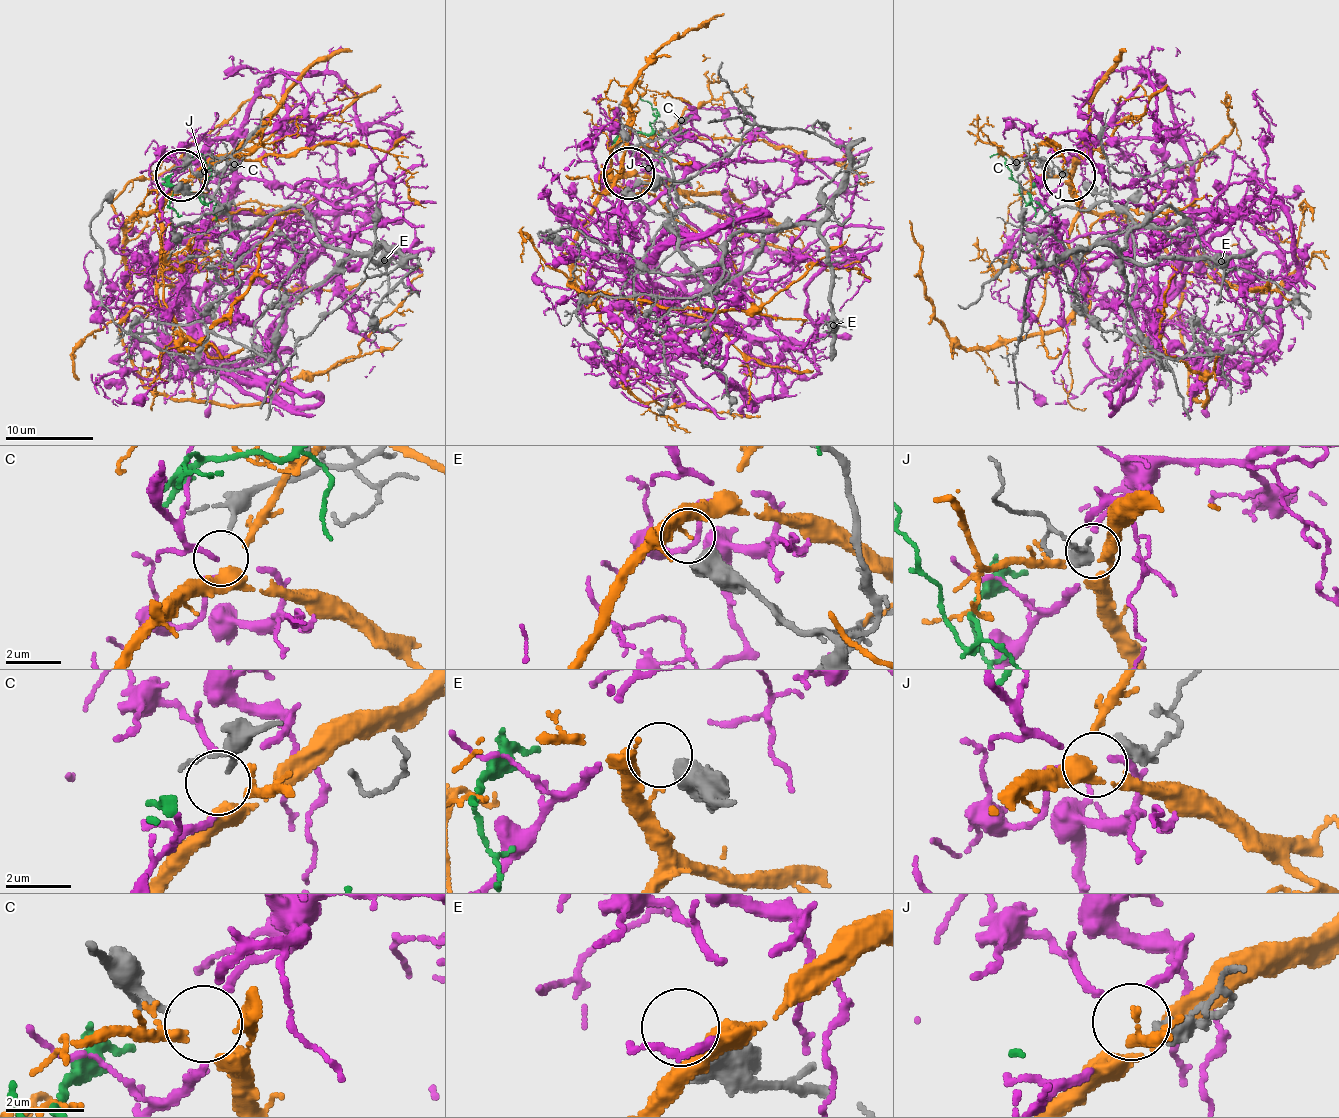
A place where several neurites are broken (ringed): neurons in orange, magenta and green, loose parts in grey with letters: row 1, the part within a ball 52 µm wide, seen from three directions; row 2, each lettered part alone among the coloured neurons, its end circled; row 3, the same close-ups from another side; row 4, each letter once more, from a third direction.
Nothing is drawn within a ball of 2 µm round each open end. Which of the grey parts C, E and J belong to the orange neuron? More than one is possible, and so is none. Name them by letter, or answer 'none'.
none

